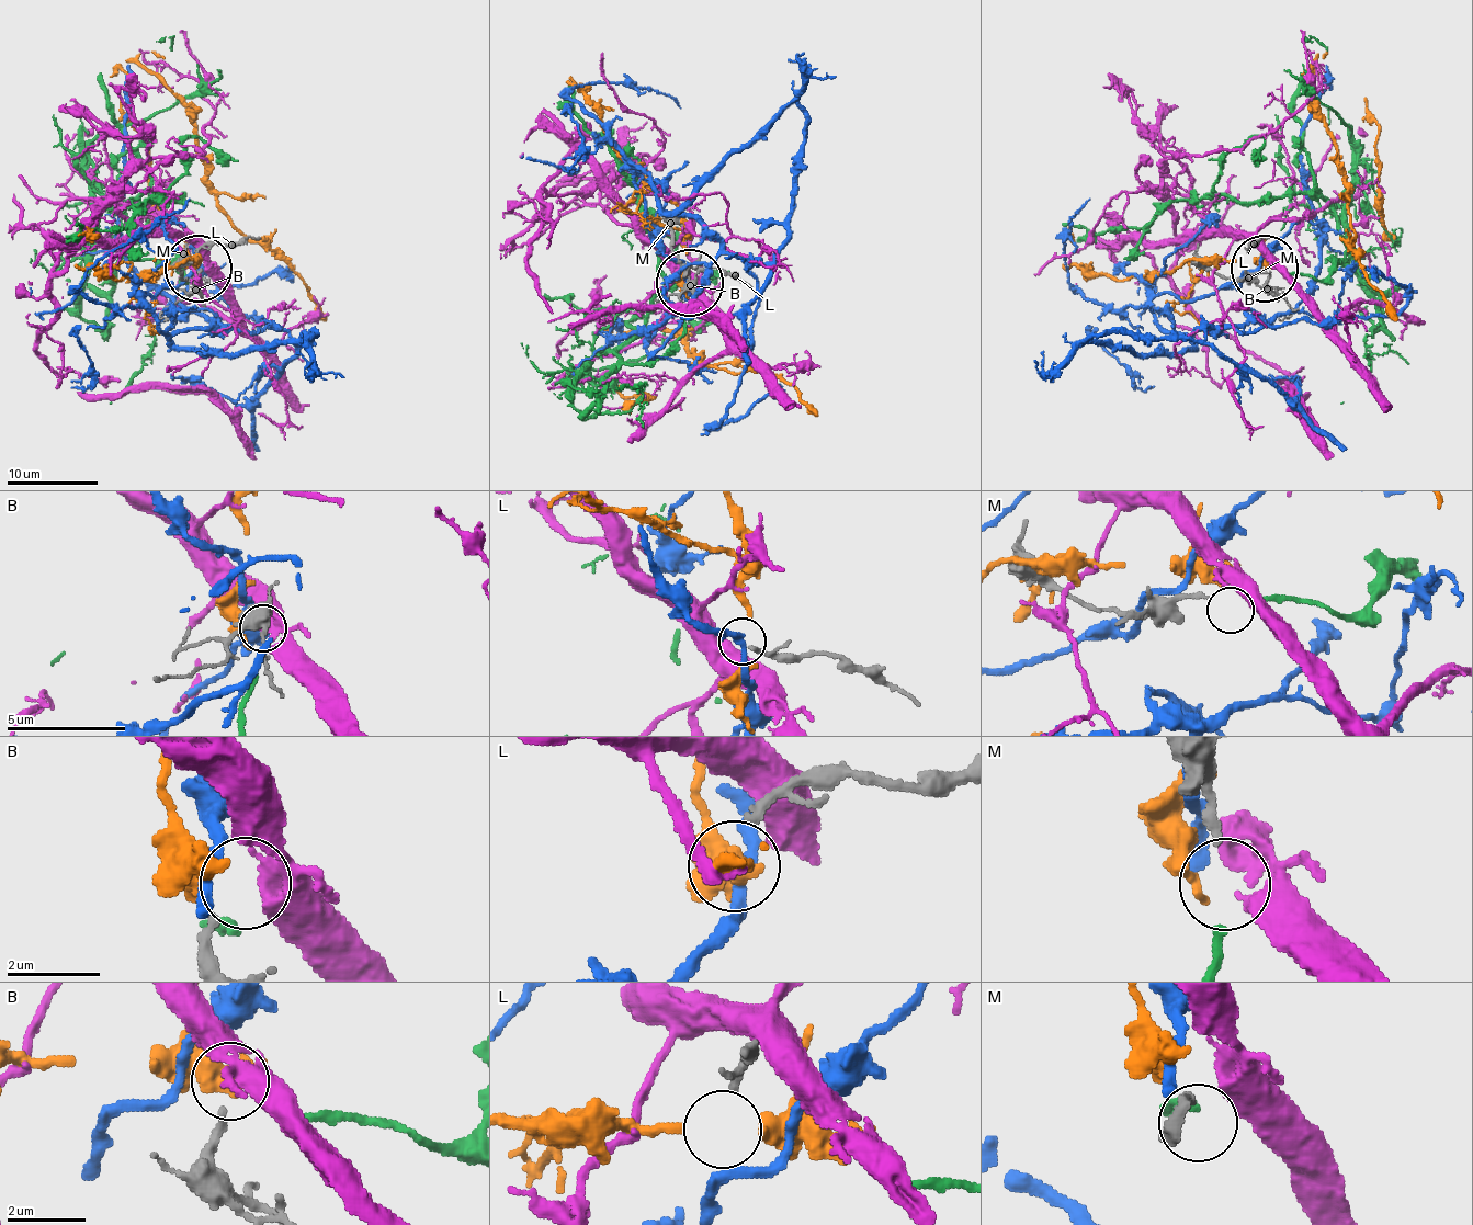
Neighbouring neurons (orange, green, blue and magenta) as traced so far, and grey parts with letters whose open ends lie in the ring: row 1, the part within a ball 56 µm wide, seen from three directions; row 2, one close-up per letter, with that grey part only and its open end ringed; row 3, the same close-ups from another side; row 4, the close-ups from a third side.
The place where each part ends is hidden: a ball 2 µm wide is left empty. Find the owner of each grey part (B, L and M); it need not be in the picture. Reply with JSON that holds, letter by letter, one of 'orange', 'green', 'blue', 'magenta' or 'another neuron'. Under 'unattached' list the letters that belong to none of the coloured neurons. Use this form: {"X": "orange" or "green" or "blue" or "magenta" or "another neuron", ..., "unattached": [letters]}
{"B": "magenta", "L": "another neuron", "M": "green", "unattached": ["L"]}

